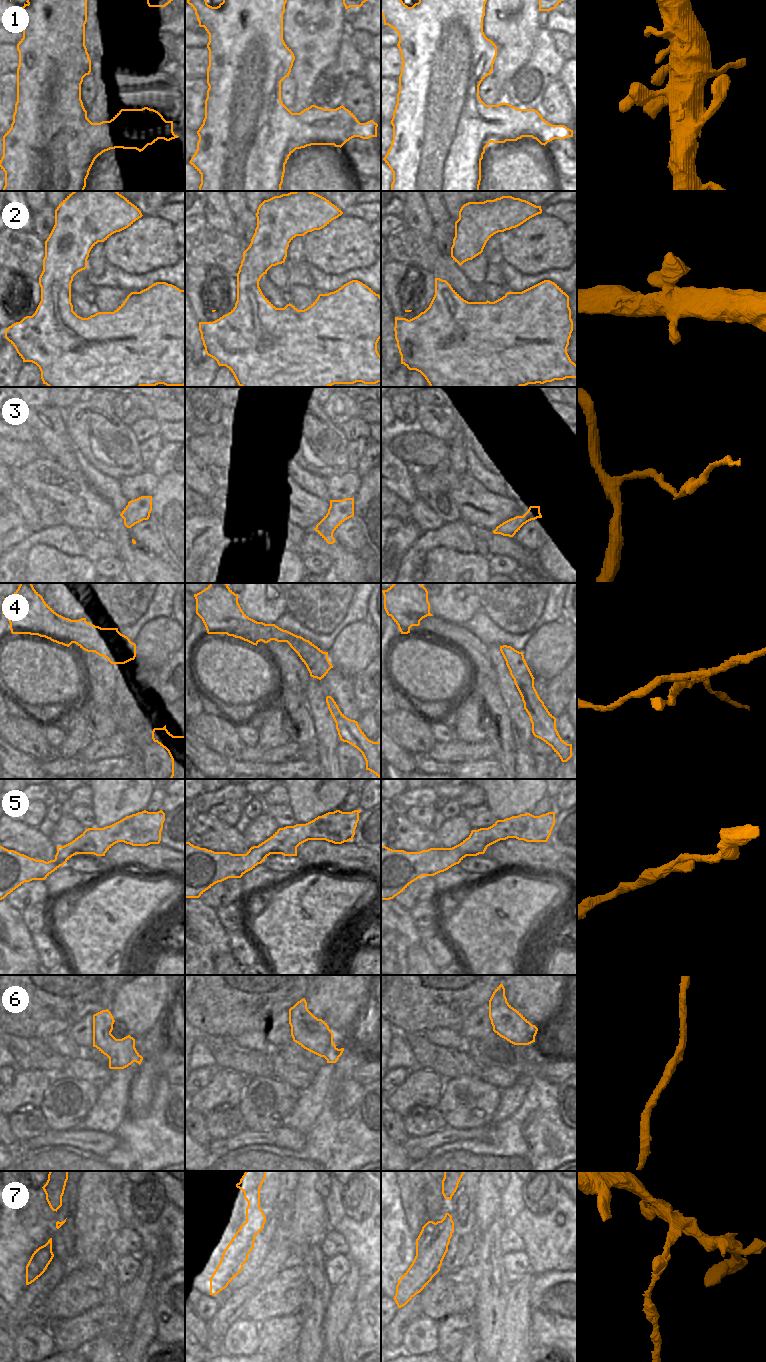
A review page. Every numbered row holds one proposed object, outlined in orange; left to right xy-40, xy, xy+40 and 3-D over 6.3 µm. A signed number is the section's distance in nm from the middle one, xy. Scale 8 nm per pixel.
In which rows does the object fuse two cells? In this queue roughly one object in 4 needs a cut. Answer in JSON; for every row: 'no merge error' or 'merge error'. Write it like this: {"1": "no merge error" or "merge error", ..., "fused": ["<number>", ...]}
{"1": "no merge error", "2": "no merge error", "3": "no merge error", "4": "merge error", "5": "no merge error", "6": "no merge error", "7": "merge error", "fused": ["4", "7"]}

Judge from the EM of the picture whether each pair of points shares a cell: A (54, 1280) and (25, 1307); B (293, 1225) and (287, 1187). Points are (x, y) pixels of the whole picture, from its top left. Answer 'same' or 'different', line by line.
A: same
B: same

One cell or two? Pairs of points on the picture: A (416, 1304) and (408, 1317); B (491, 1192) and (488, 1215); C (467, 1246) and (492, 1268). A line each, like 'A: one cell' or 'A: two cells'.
A: one cell
B: one cell
C: two cells

